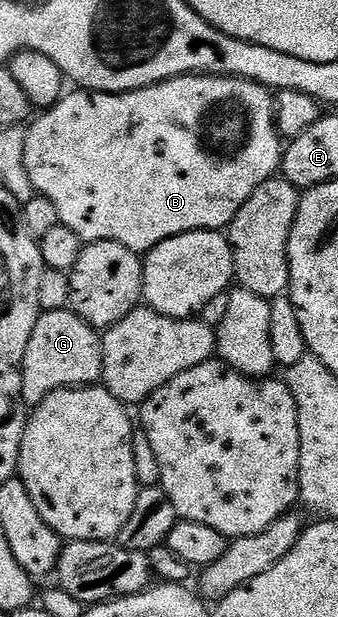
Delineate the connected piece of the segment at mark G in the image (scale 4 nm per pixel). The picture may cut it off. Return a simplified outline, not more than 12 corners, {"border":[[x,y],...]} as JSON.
{"border":[[69,307],[43,312],[28,338],[22,397],[102,379],[99,329]]}

